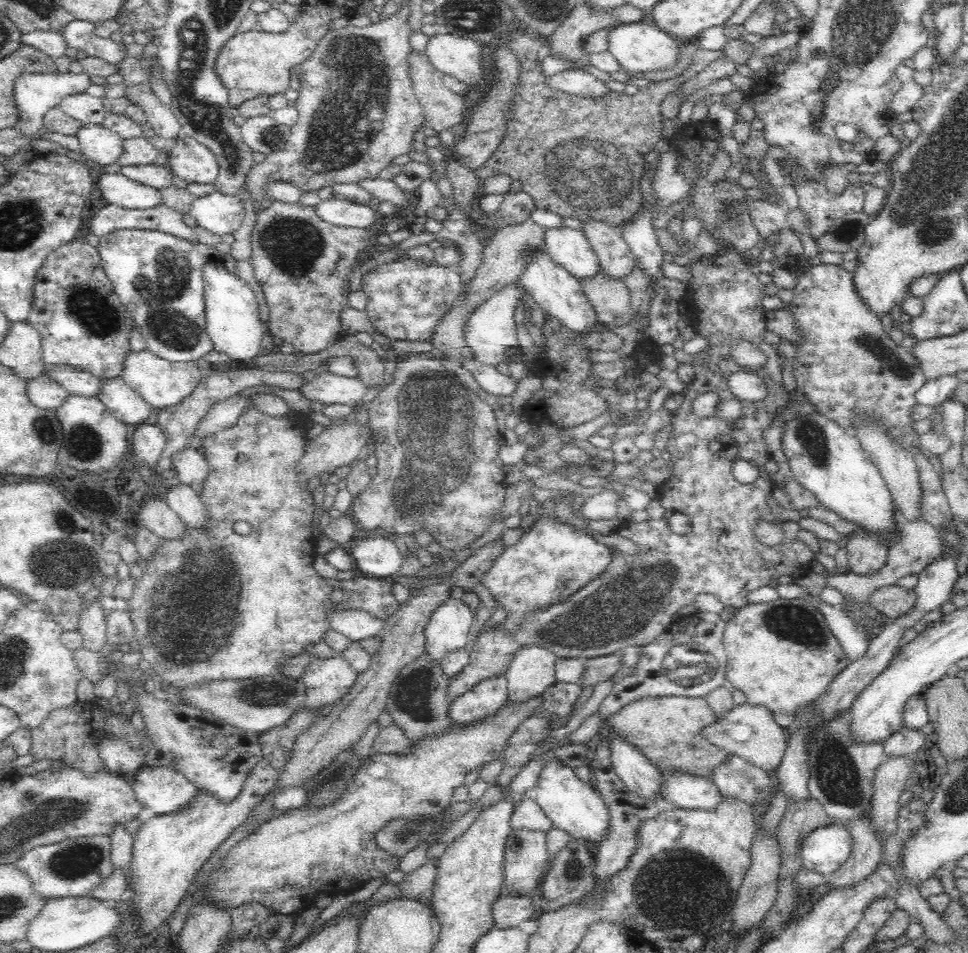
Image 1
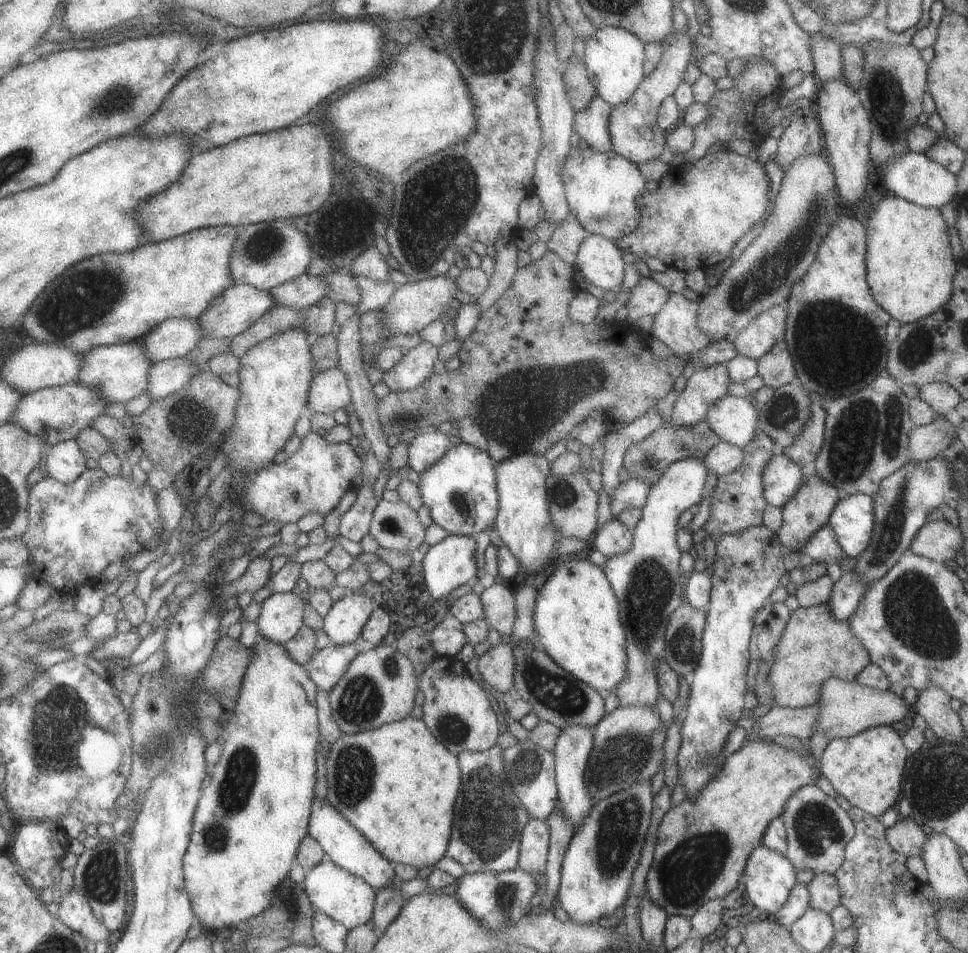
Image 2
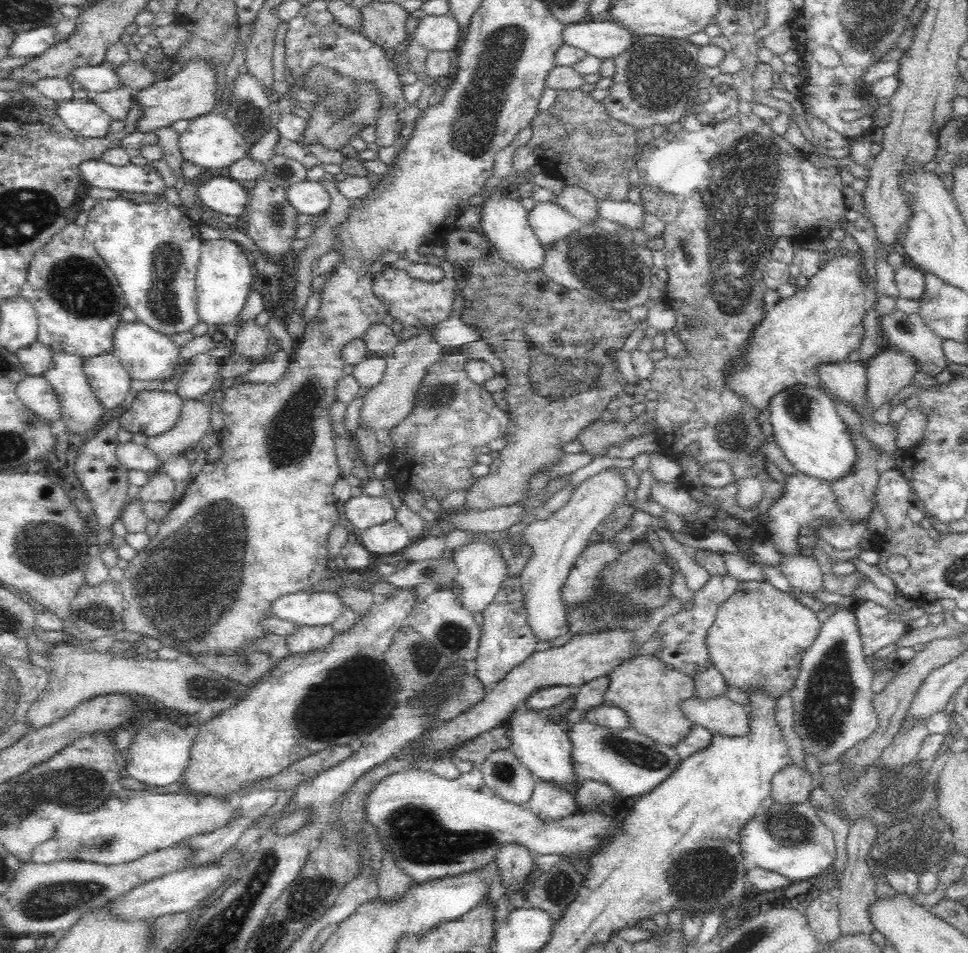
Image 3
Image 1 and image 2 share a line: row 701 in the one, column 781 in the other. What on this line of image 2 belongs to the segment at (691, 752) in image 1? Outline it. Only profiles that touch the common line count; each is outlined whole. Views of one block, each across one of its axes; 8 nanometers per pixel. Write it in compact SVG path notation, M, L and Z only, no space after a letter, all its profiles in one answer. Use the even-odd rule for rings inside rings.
M826 604L807 609L798 607L790 612L772 662L767 665L759 659L754 678L748 683L753 684L759 705L768 708L773 705L802 708L818 702L823 682L827 678L855 680L869 664L867 650L864 650L860 639L851 633L848 620L834 619Z

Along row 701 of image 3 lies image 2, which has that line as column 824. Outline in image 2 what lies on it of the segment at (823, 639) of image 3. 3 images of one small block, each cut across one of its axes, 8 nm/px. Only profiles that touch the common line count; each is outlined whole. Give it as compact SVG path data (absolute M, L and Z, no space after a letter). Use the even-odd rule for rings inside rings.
M806 785L787 800L780 818L786 831L787 849L784 856L794 869L834 875L842 866L847 842L854 836L854 827L847 812L816 785Z

